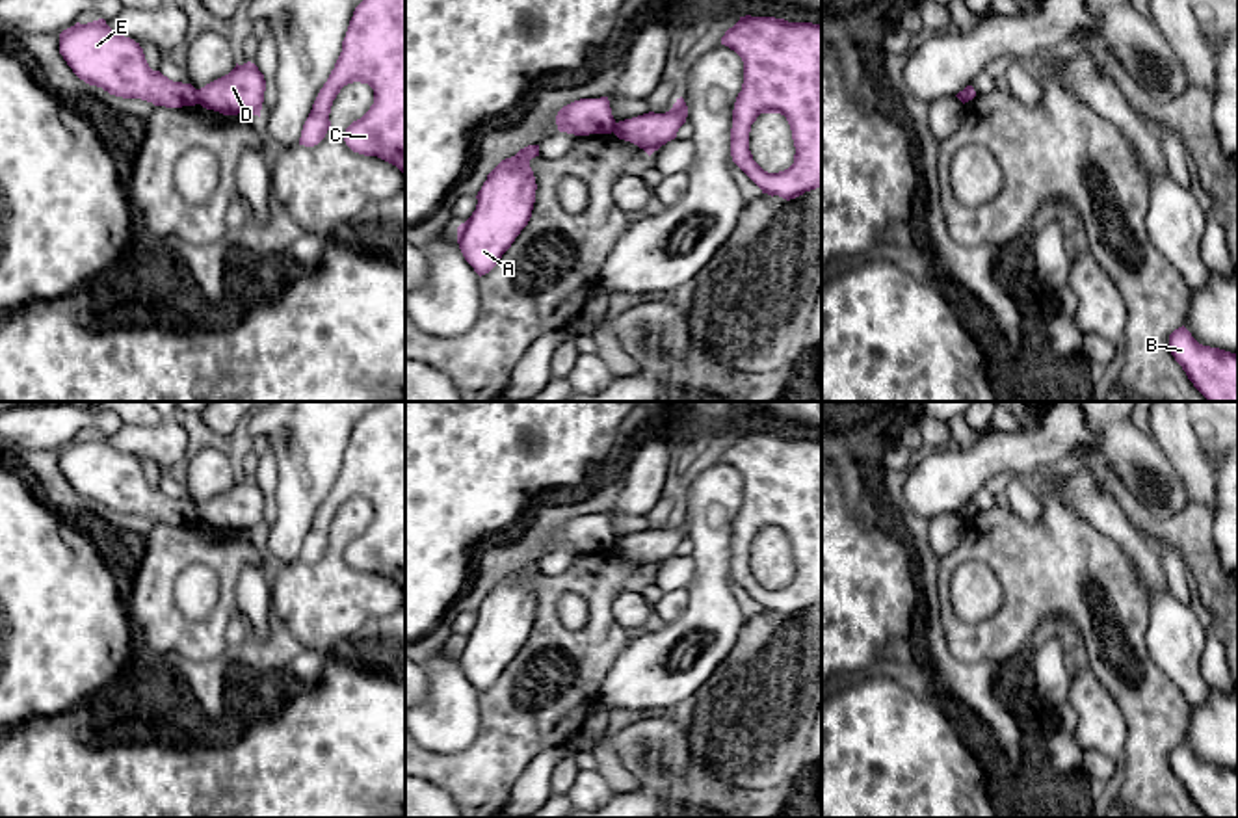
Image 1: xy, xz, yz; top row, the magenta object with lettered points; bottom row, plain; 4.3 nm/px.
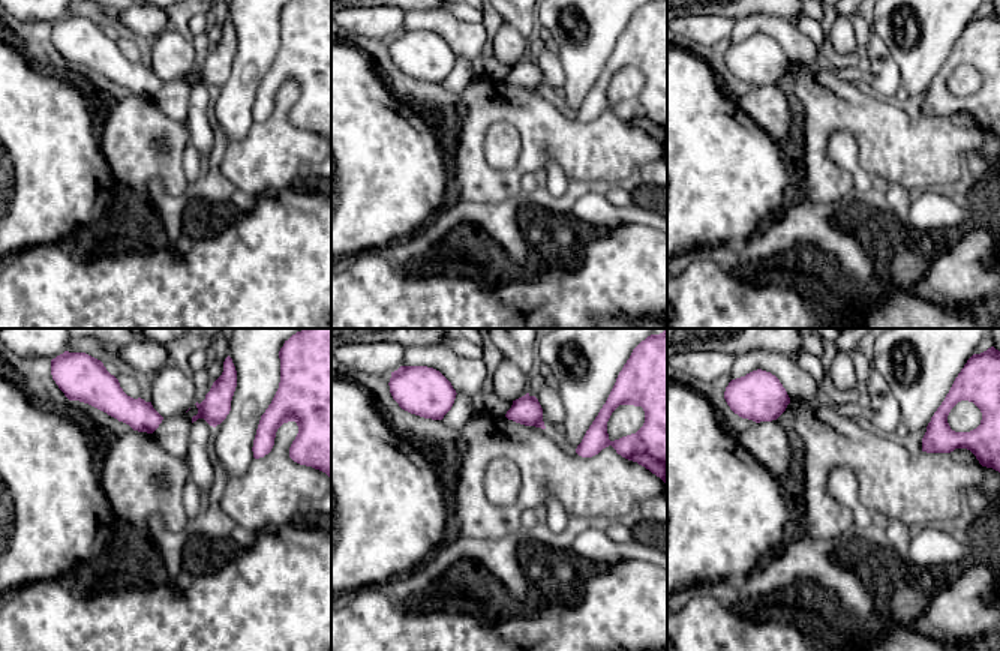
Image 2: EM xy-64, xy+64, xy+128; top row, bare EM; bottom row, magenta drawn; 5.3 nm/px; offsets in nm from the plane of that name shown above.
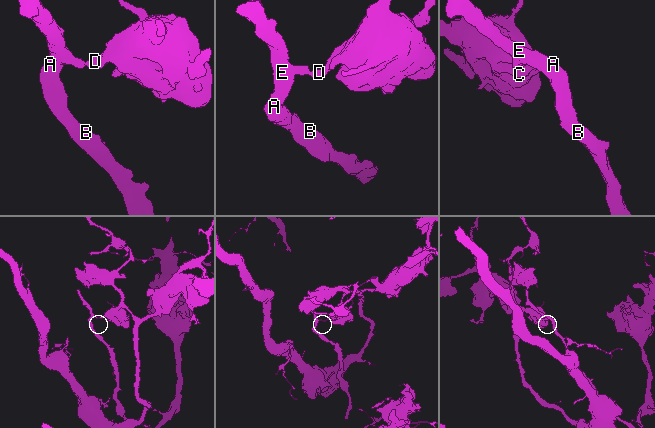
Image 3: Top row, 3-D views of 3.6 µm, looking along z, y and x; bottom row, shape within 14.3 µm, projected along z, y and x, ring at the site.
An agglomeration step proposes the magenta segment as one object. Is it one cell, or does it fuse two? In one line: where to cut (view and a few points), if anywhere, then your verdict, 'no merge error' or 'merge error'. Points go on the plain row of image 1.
xy (196, 506), (199, 519) | merge error

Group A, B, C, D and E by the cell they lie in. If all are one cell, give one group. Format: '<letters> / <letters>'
A B E / C D

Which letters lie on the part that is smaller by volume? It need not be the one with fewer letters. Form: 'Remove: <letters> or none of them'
Remove: A, B, E

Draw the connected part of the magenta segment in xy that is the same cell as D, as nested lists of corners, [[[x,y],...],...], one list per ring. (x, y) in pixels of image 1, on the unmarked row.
[[[251,478],[197,506],[199,521],[223,532],[258,532],[264,519],[266,496]]]

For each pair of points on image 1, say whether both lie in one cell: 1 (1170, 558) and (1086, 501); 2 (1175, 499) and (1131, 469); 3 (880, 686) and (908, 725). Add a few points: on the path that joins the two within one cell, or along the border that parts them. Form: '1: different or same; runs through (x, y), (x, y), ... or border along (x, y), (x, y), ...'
1: different; border along (1142, 534), (1158, 556), (1166, 584)
2: same; runs through (1164, 491), (1142, 469)
3: same; runs through (880, 696), (898, 716)

